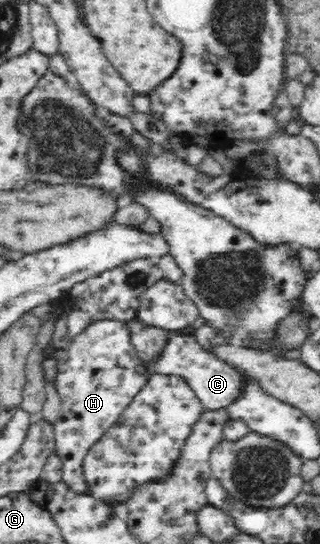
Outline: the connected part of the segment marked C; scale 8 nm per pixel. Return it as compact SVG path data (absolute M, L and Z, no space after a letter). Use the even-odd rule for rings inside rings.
M172 333L165 348L161 350L159 358L145 366L151 372L183 376L191 389L197 393L201 403L205 405L205 410L217 410L233 404L245 392L245 384L247 384L245 375L224 360L217 358L211 351L207 351L193 334Z

